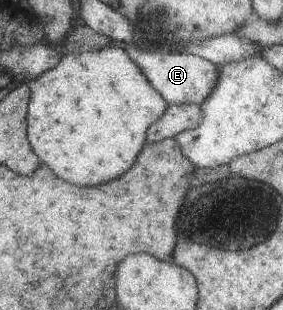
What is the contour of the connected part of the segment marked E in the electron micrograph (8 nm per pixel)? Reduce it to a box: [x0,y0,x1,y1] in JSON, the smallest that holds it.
[109,40,216,105]

